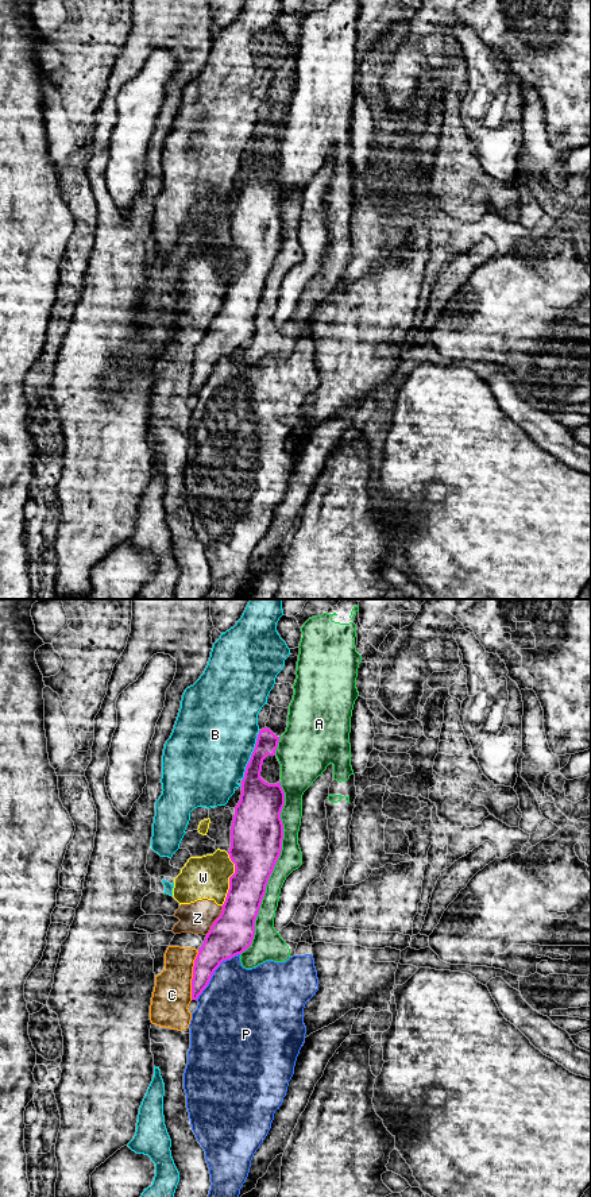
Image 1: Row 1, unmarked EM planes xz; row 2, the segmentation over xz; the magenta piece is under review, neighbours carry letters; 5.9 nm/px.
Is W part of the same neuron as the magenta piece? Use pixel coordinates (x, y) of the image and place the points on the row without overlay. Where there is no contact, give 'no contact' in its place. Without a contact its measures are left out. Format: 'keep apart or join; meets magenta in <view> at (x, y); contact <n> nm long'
keep apart; meets magenta in xz at (230, 275); contact 320 nm long

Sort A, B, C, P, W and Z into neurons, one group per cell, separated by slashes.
A / B / C W Z / P

